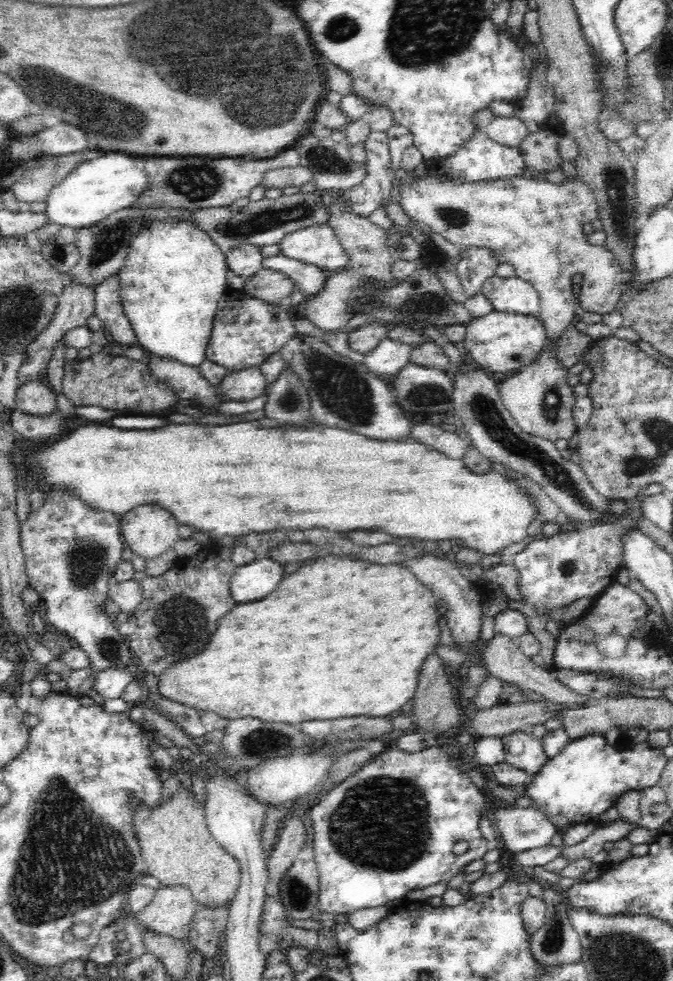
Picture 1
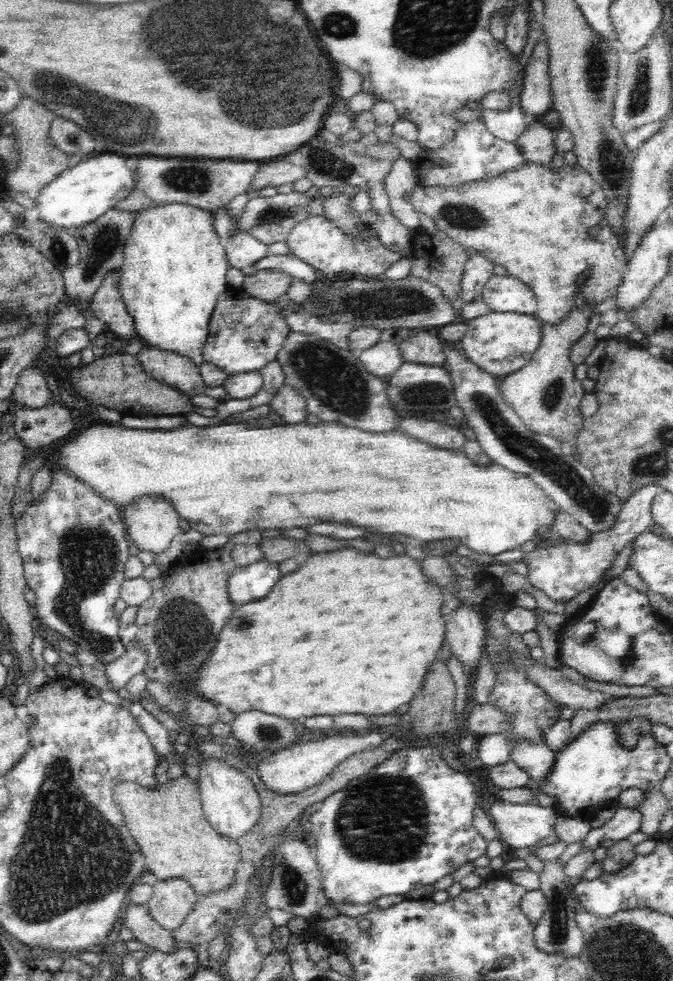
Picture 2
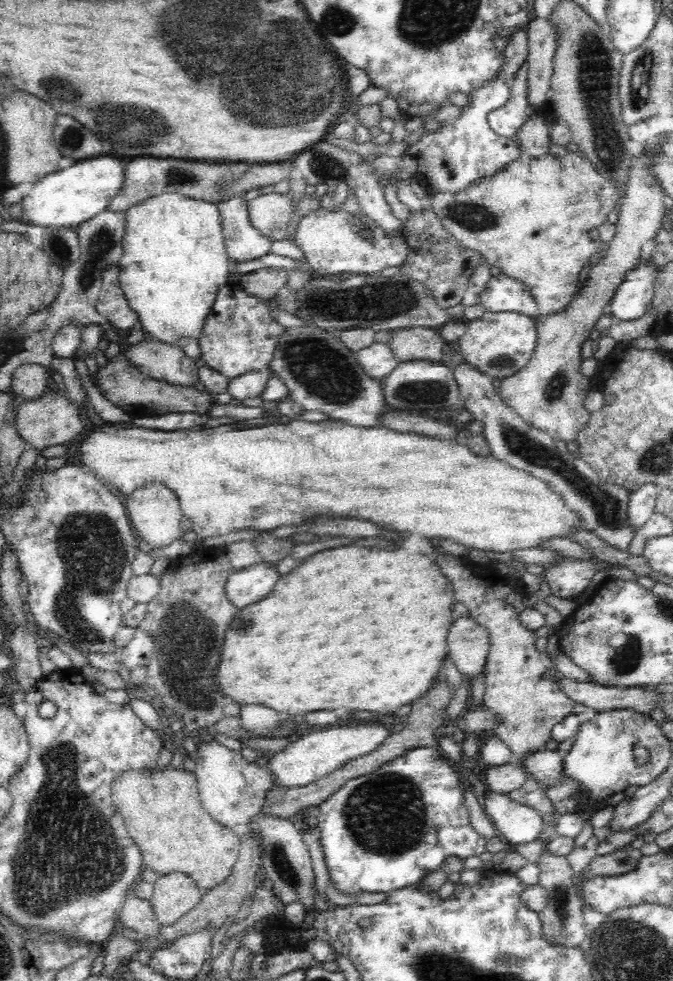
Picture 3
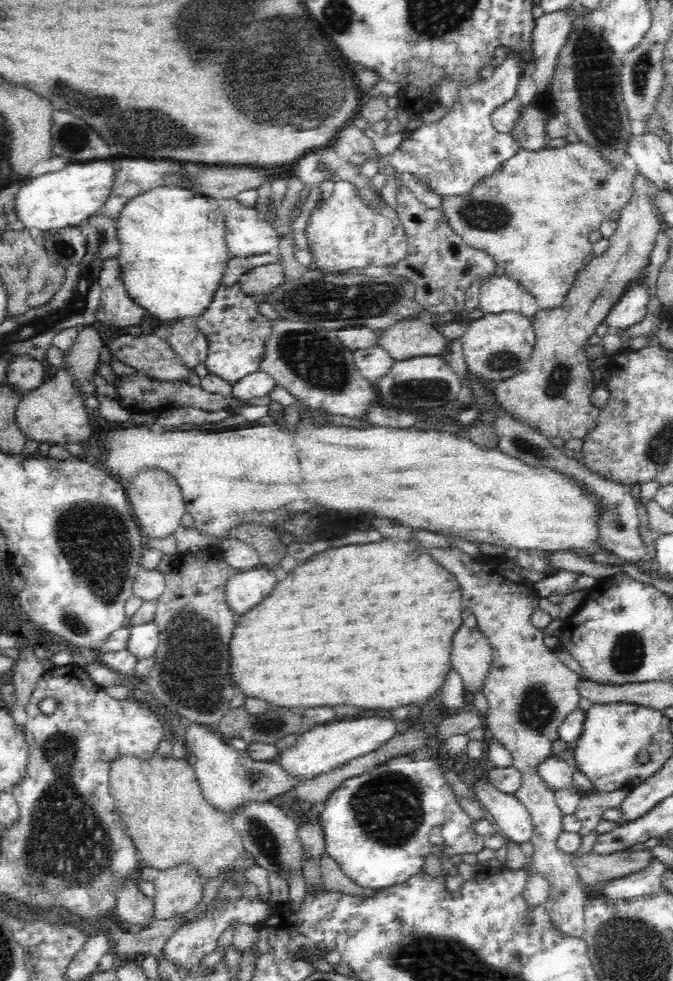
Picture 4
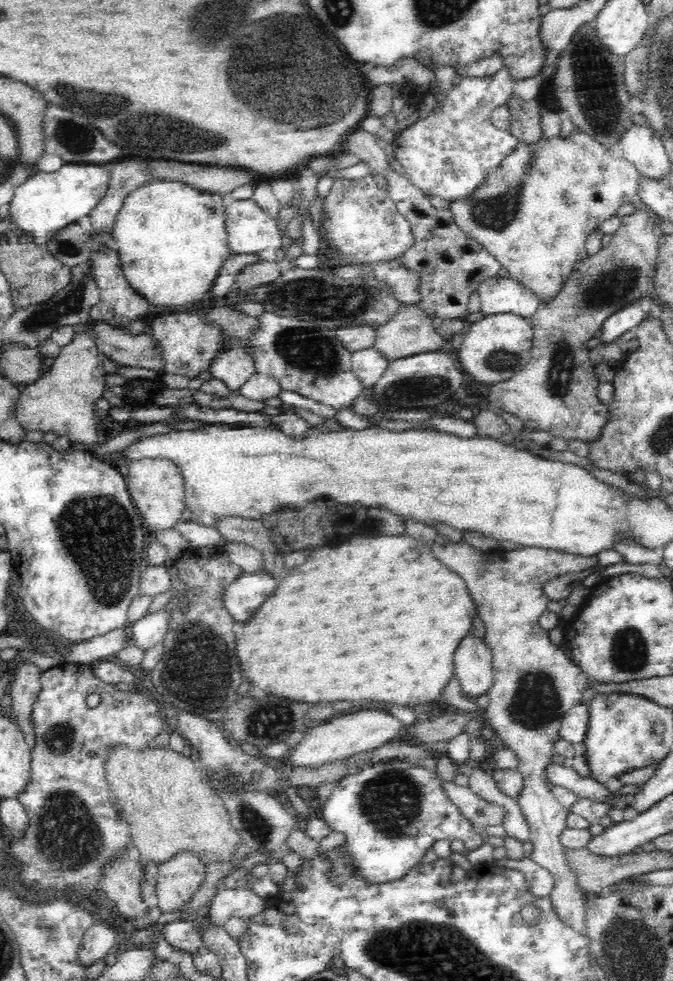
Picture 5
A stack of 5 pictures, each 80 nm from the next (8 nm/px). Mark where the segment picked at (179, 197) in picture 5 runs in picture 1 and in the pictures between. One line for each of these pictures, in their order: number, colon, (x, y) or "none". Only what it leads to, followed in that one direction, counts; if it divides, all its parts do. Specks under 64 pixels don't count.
1: (174, 274)
2: (174, 268)
3: (174, 261)
4: (173, 252)

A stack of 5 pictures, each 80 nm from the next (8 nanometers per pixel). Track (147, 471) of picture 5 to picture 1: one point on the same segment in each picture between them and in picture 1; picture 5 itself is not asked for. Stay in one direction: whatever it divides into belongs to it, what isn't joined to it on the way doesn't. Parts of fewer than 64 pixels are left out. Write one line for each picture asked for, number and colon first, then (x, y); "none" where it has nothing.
1: (149, 531)
2: (152, 523)
3: (155, 514)
4: (157, 504)

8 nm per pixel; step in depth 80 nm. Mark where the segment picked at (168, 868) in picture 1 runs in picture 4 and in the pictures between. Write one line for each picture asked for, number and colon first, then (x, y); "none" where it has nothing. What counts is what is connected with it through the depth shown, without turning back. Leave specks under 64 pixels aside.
2: (167, 821)
3: (163, 813)
4: (160, 801)

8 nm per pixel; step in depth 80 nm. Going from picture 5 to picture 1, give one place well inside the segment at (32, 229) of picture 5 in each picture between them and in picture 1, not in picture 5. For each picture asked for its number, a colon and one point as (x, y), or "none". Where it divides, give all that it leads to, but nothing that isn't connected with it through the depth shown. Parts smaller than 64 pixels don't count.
1: (95, 189)
2: (77, 196)
3: (68, 197)
4: (55, 200)

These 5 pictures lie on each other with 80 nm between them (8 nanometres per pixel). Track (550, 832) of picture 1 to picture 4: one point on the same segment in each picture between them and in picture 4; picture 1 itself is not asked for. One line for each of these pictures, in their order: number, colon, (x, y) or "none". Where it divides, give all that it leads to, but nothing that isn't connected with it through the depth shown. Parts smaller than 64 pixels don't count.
2: (518, 825)
3: (518, 823)
4: (510, 817)

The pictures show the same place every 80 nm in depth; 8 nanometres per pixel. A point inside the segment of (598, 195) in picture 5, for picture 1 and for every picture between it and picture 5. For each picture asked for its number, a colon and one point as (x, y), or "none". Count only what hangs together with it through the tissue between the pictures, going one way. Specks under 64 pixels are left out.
1: (535, 226)
2: (535, 223)
3: (532, 218)
4: (533, 215)

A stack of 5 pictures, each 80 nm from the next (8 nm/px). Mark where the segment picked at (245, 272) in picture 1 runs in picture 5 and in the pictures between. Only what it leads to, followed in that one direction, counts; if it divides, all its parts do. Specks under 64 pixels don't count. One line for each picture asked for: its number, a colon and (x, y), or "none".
2: (242, 250)
3: (243, 241)
4: (247, 233)
5: (250, 230)

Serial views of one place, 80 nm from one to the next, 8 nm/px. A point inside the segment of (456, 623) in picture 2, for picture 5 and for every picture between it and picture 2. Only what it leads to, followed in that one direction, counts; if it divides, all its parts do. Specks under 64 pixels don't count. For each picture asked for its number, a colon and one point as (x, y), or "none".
3: (467, 642)
4: (471, 653)
5: (473, 660)

